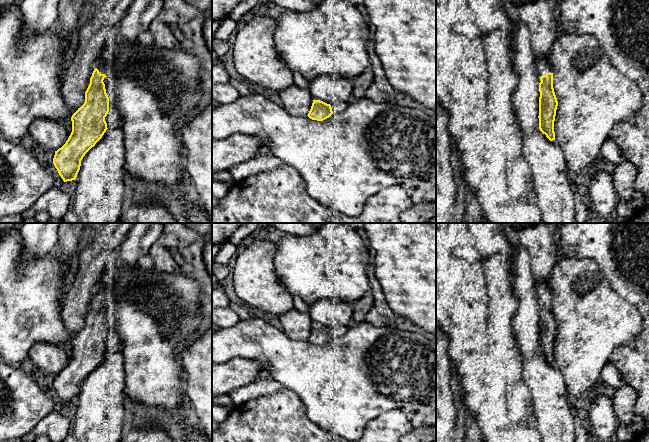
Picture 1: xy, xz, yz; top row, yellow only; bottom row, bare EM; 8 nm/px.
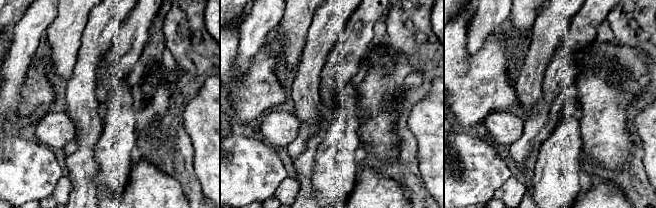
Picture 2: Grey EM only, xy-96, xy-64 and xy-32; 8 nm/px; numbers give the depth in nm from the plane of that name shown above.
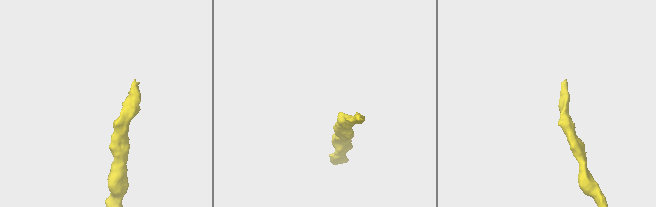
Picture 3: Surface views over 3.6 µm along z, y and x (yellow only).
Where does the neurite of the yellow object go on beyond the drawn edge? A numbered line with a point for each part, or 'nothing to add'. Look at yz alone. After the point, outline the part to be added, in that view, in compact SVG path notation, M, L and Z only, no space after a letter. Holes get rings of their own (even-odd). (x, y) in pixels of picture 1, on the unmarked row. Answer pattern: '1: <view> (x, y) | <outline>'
1: yz (544, 291) | M543 283L537 284L536 288L538 292L538 304L540 307L541 306L540 301L546 299L547 297L553 297L553 294L551 292L551 288L546 284Z

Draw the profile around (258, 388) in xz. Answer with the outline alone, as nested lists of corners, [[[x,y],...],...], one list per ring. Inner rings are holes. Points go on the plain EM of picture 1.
[[[257,379],[249,385],[243,386],[228,395],[233,404],[238,406],[252,399],[276,393],[282,388],[282,385],[277,381]]]

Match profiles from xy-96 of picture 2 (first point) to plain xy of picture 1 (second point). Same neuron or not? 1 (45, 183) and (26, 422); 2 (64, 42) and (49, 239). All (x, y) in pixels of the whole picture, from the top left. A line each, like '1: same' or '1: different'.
1: same
2: different

